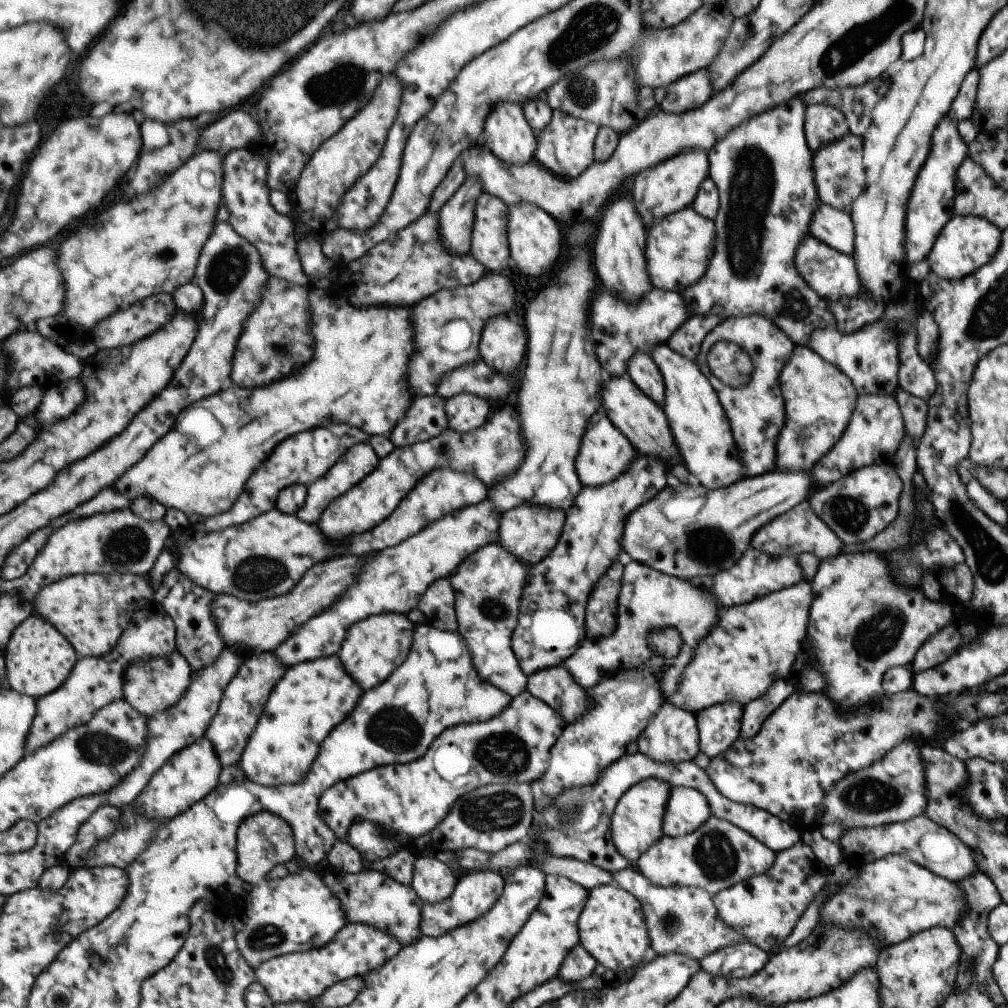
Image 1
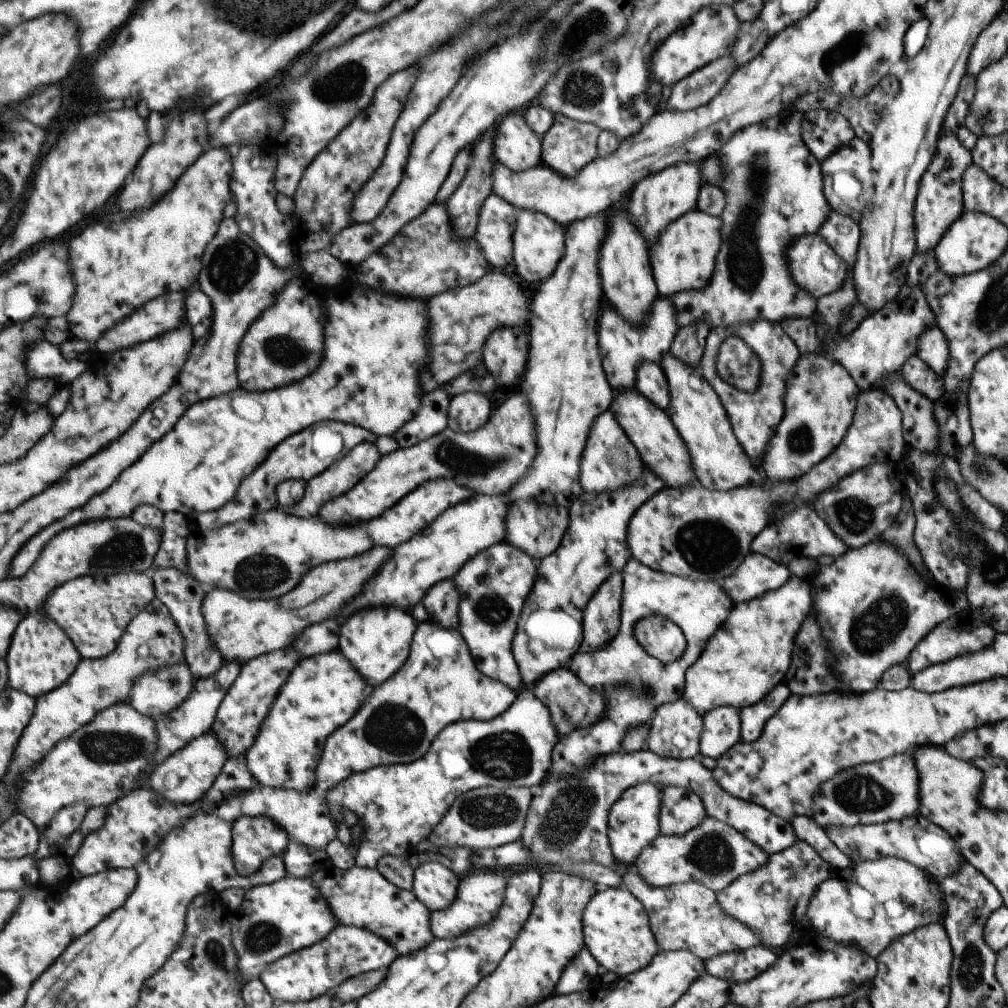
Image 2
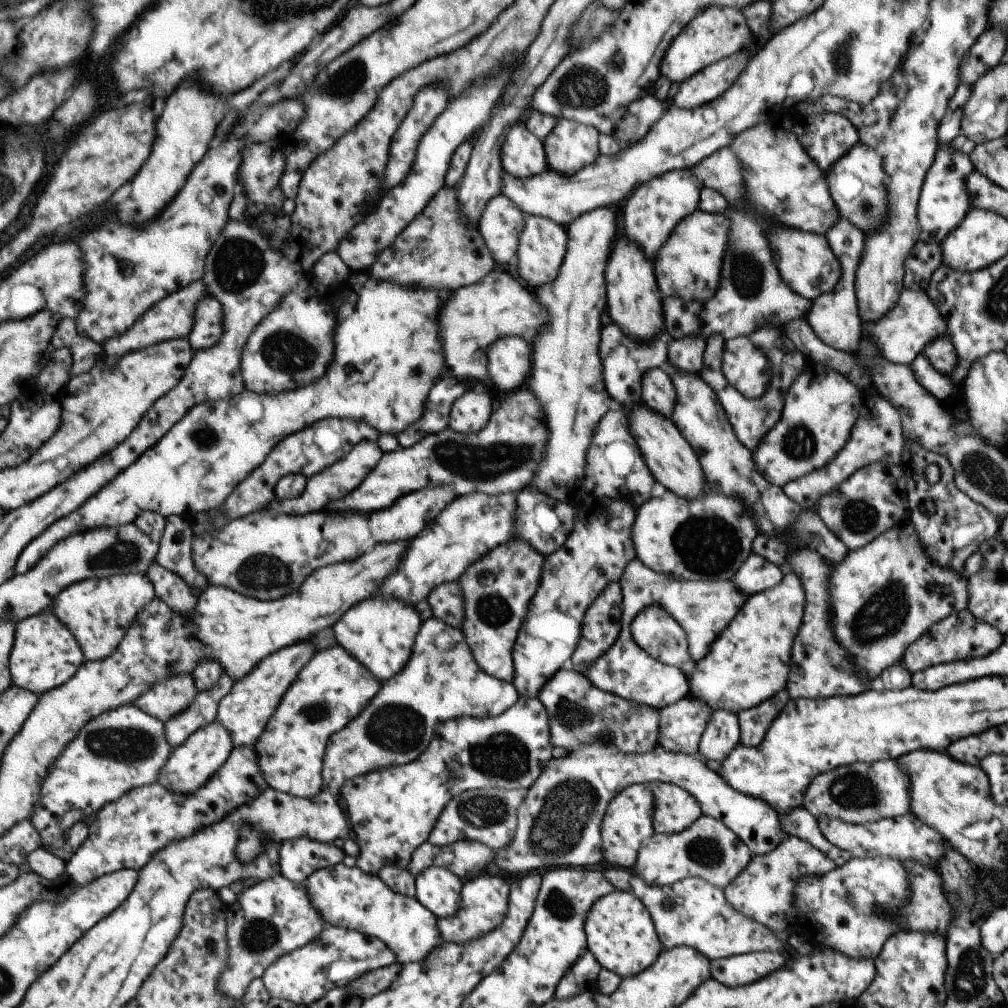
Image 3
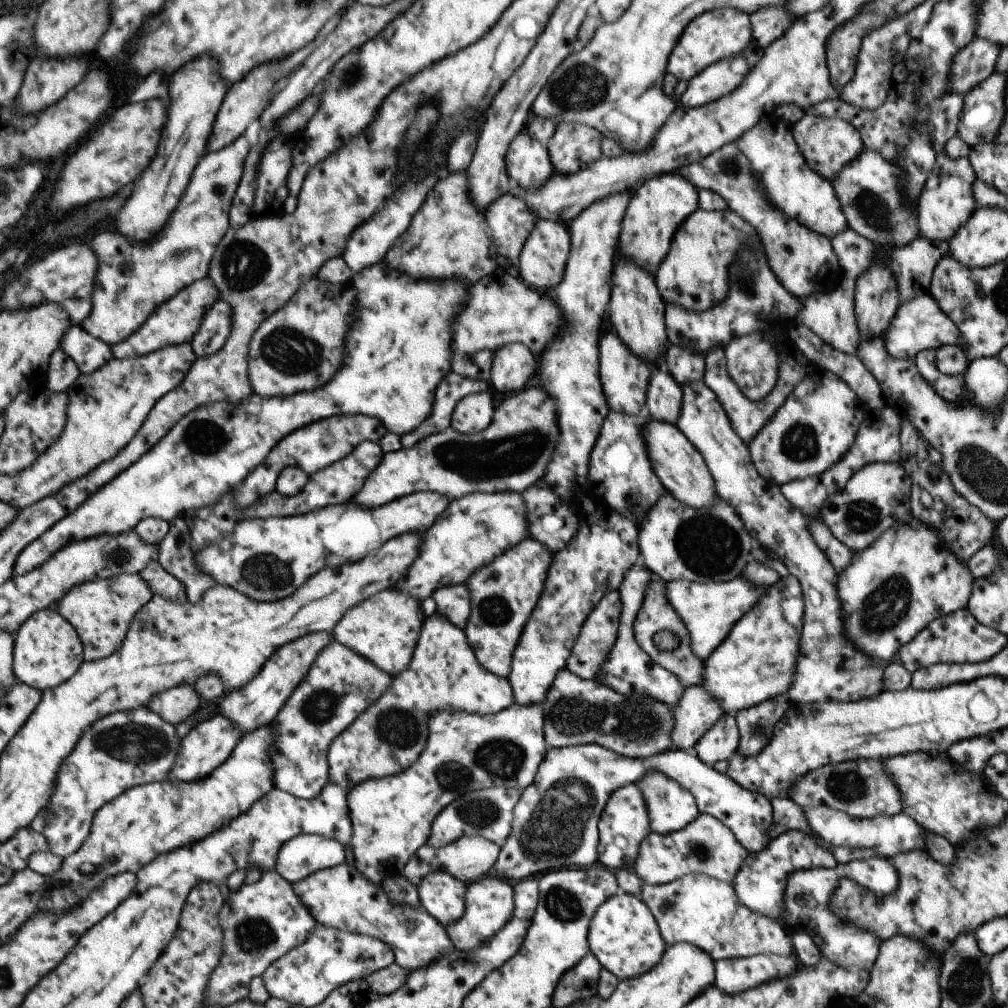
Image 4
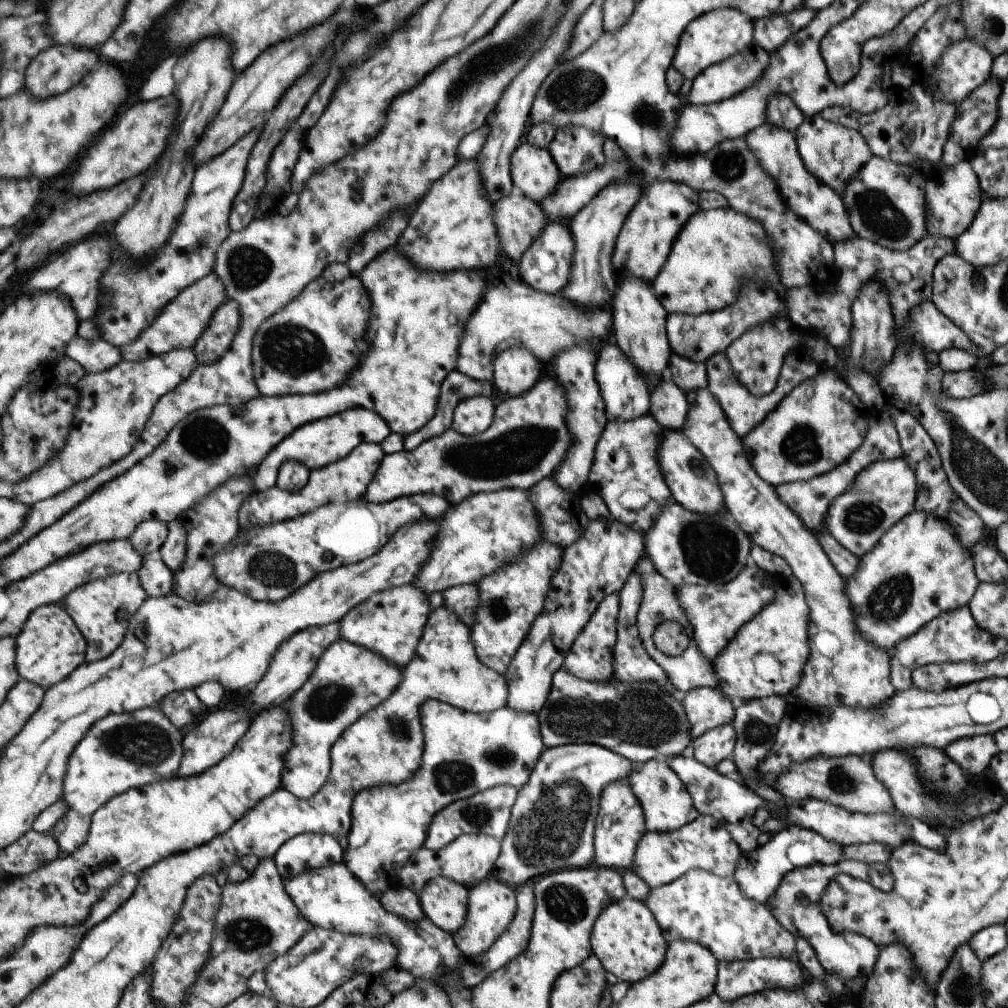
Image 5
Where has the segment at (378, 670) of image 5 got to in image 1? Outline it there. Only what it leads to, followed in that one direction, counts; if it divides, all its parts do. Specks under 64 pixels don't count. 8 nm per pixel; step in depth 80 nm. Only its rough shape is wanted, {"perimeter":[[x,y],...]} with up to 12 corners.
{"perimeter":[[338,655],[291,667],[239,766],[303,783],[363,688]]}

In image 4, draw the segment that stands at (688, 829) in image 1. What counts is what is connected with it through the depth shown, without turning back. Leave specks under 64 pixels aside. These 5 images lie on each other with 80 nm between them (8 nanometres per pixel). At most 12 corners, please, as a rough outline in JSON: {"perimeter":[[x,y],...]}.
{"perimeter":[[662,772],[634,783],[650,832],[678,831],[700,813],[690,792]]}

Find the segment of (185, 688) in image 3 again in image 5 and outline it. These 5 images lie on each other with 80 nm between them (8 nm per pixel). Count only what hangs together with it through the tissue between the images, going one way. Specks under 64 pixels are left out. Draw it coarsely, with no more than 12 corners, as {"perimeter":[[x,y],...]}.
{"perimeter":[[195,689],[172,692],[159,706],[181,730],[205,715]]}

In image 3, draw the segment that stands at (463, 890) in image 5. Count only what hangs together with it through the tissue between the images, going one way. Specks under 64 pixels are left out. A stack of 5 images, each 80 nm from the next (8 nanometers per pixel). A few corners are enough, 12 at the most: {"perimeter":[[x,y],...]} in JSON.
{"perimeter":[[445,867],[416,878],[416,898],[438,918],[461,908],[464,883]]}

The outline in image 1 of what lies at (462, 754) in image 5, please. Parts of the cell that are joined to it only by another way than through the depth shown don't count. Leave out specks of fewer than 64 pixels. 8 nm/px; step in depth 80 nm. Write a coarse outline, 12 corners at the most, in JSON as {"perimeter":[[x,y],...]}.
{"perimeter":[[526,691],[496,718],[450,727],[420,760],[323,794],[320,820],[355,818],[402,849],[459,798],[541,780],[566,726]]}

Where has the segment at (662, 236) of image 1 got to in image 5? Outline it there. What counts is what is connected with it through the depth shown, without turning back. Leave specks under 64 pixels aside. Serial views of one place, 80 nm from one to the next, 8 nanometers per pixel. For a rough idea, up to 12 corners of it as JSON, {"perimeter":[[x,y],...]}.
{"perimeter":[[727,206],[697,211],[651,282],[668,313],[719,311],[739,280],[780,287],[772,244]]}

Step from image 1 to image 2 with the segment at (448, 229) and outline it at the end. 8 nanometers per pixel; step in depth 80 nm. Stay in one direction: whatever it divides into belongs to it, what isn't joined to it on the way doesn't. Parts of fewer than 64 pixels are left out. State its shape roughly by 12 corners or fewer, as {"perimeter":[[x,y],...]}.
{"perimeter":[[493,127],[471,149],[447,208],[461,237],[476,234],[493,192]]}

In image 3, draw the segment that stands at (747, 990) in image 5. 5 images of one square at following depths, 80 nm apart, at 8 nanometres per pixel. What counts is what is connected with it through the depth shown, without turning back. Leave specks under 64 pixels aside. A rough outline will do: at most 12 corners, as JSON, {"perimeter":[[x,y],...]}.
{"perimeter":[[778,952],[711,959],[710,976],[733,988],[779,970]]}

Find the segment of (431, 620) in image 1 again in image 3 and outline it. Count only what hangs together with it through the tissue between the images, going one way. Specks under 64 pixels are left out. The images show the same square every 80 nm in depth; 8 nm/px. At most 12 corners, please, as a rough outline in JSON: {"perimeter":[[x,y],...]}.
{"perimeter":[[460,582],[439,585],[427,598],[433,616],[462,629],[466,599]]}

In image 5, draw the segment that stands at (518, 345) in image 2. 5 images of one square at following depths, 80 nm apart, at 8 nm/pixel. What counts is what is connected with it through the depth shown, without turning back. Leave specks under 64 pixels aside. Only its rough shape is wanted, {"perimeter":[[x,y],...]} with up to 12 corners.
{"perimeter":[[525,346],[495,359],[493,381],[503,394],[525,395],[541,364]]}

